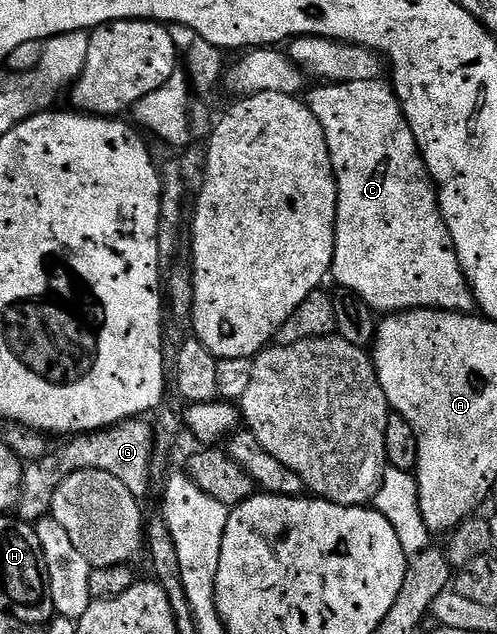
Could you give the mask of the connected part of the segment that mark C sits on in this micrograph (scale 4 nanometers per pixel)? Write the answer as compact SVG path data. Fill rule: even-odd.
M384 79L372 80L371 82L347 82L346 84L330 84L322 83L321 88L314 90L310 96L307 96L307 103L310 110L315 114L315 118L319 118L319 126L323 126L323 134L327 138L327 150L331 154L331 166L333 167L333 176L337 180L337 221L335 222L335 254L333 255L333 267L331 269L332 279L337 279L336 282L340 287L351 290L355 294L359 294L359 298L363 298L363 302L367 302L367 306L371 306L374 313L377 314L392 314L394 312L405 312L408 308L442 308L445 312L467 312L472 313L475 308L473 299L473 289L469 286L469 279L465 277L465 272L461 268L461 263L457 257L457 251L453 245L451 234L447 230L445 220L441 216L441 203L437 200L437 186L433 182L432 176L429 175L429 167L425 165L425 157L422 156L419 146L415 142L415 134L411 134L411 126L407 122L407 118L403 114L401 104L397 100L397 93Z

